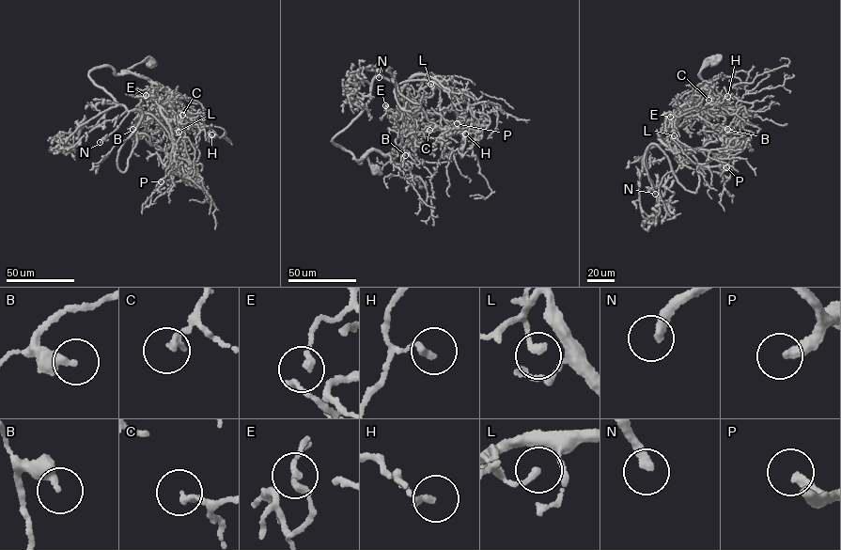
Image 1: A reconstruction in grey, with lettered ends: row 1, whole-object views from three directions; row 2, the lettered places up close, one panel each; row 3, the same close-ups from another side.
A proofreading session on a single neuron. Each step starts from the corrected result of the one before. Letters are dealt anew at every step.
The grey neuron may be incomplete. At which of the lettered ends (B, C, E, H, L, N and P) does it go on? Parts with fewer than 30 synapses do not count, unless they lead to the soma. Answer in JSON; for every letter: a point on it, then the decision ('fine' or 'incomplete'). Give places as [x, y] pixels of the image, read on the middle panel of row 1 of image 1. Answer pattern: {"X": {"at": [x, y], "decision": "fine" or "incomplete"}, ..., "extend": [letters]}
{"B": {"at": [405, 155], "decision": "fine"}, "C": {"at": [429, 130], "decision": "fine"}, "E": {"at": [385, 105], "decision": "fine"}, "H": {"at": [465, 133], "decision": "fine"}, "L": {"at": [430, 84], "decision": "fine"}, "N": {"at": [379, 77], "decision": "incomplete"}, "P": {"at": [457, 123], "decision": "incomplete"}, "extend": ["N", "P"]}

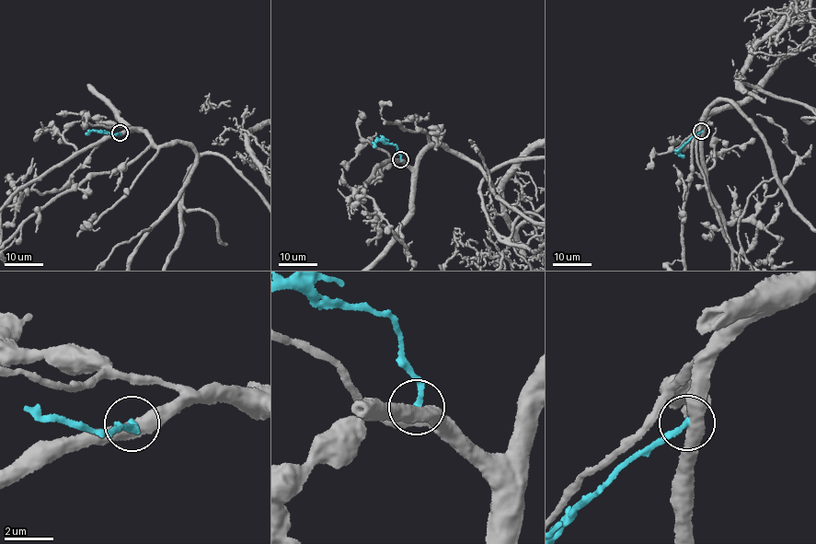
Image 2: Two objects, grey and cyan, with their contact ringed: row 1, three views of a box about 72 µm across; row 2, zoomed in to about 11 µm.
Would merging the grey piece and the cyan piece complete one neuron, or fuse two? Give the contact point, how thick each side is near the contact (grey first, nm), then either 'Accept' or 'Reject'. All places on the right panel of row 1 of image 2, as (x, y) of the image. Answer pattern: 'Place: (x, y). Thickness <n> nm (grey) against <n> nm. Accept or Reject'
Place: (701, 131). Thickness 500 nm (grey) against 240 nm. Reject

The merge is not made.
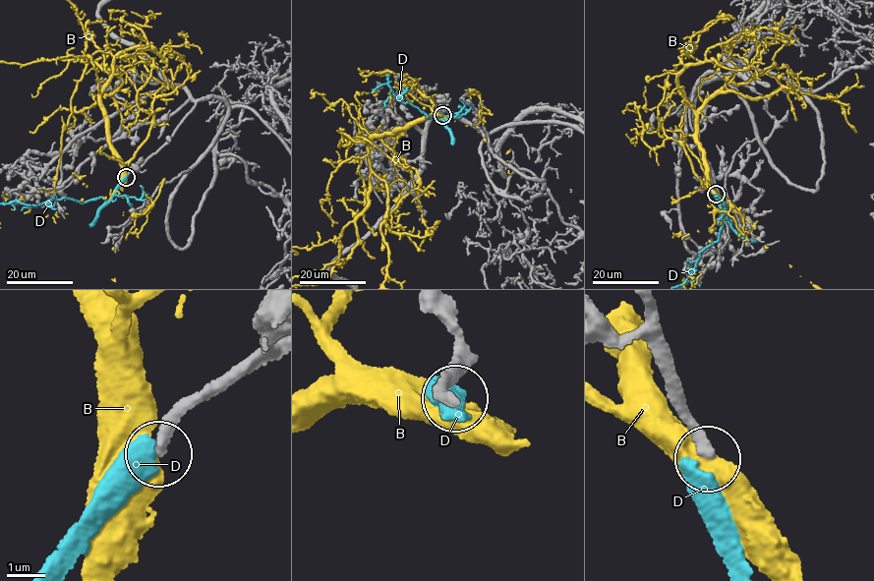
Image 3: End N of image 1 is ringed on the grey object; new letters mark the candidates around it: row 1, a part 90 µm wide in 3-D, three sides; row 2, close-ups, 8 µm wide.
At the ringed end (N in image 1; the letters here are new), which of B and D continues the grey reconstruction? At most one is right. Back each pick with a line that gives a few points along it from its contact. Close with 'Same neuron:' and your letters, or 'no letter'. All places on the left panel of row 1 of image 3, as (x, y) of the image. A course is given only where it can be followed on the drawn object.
Same neuron: no letter

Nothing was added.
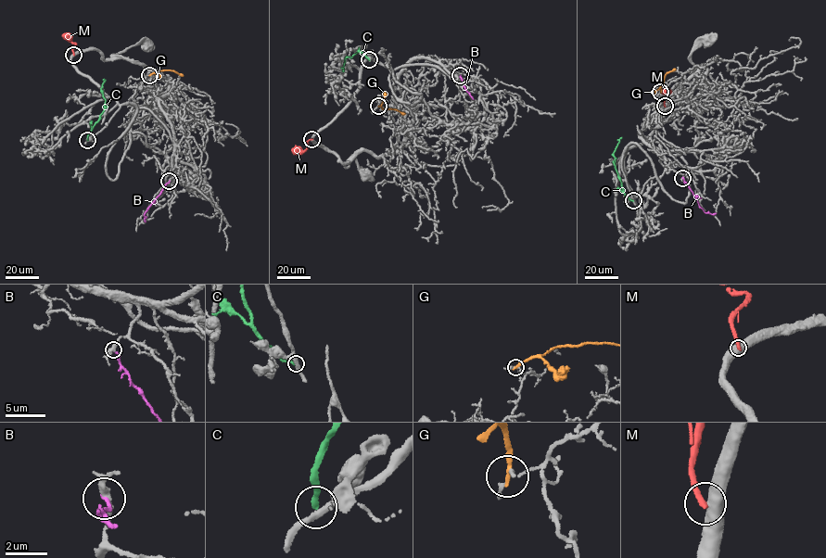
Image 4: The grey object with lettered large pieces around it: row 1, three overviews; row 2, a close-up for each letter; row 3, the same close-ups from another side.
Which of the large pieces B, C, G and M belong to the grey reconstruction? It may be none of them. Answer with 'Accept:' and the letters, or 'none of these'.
Accept: none of these

